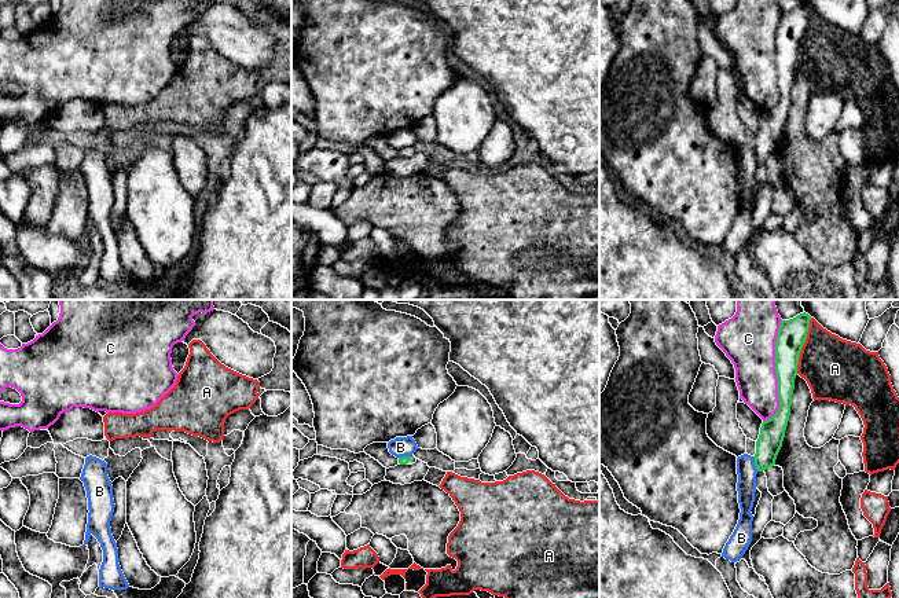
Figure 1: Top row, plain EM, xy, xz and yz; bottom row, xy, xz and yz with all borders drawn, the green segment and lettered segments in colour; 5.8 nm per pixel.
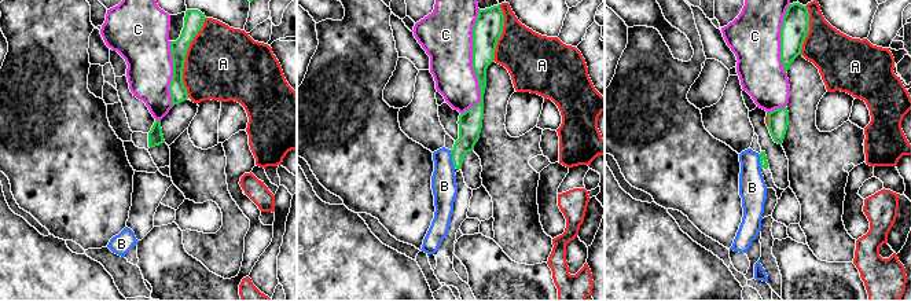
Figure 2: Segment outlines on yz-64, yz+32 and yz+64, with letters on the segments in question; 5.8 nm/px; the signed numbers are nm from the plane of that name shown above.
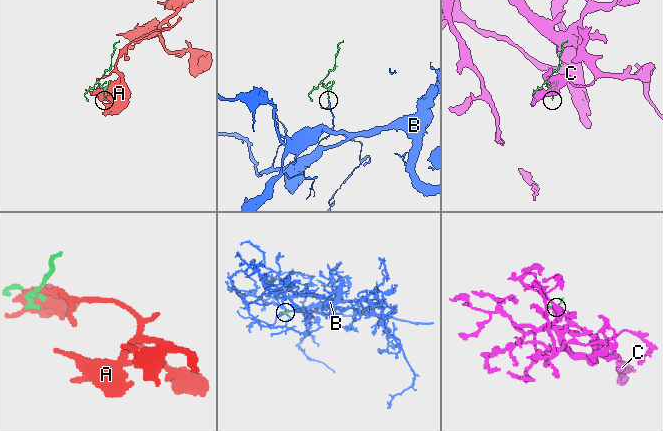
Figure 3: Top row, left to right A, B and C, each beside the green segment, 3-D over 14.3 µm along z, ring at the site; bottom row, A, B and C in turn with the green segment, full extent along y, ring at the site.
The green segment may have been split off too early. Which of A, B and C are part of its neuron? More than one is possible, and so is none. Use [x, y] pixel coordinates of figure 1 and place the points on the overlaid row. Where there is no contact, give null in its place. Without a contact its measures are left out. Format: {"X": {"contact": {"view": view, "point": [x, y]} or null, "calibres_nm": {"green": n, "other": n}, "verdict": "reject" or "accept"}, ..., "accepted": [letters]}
{"A": {"contact": {"view": "yz", "point": [803, 344]}, "calibres_nm": {"green": 170, "other": 360}, "verdict": "reject"}, "B": {"contact": {"view": "yz", "point": [755, 463]}, "calibres_nm": {"green": 140, "other": 120}, "verdict": "reject"}, "C": {"contact": {"view": "yz", "point": [775, 373]}, "calibres_nm": {"green": 170, "other": 320}, "verdict": "reject"}, "accepted": []}

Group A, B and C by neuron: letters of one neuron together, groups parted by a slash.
A / B / C

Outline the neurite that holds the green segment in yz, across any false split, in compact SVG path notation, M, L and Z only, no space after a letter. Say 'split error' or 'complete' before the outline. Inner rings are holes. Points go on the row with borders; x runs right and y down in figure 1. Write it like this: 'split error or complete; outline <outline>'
complete; outline M804 312L793 319L781 322L775 342L775 374L781 404L778 411L762 423L753 456L757 472L774 466L782 447L790 415L799 356L807 338L810 320L811 316Z

